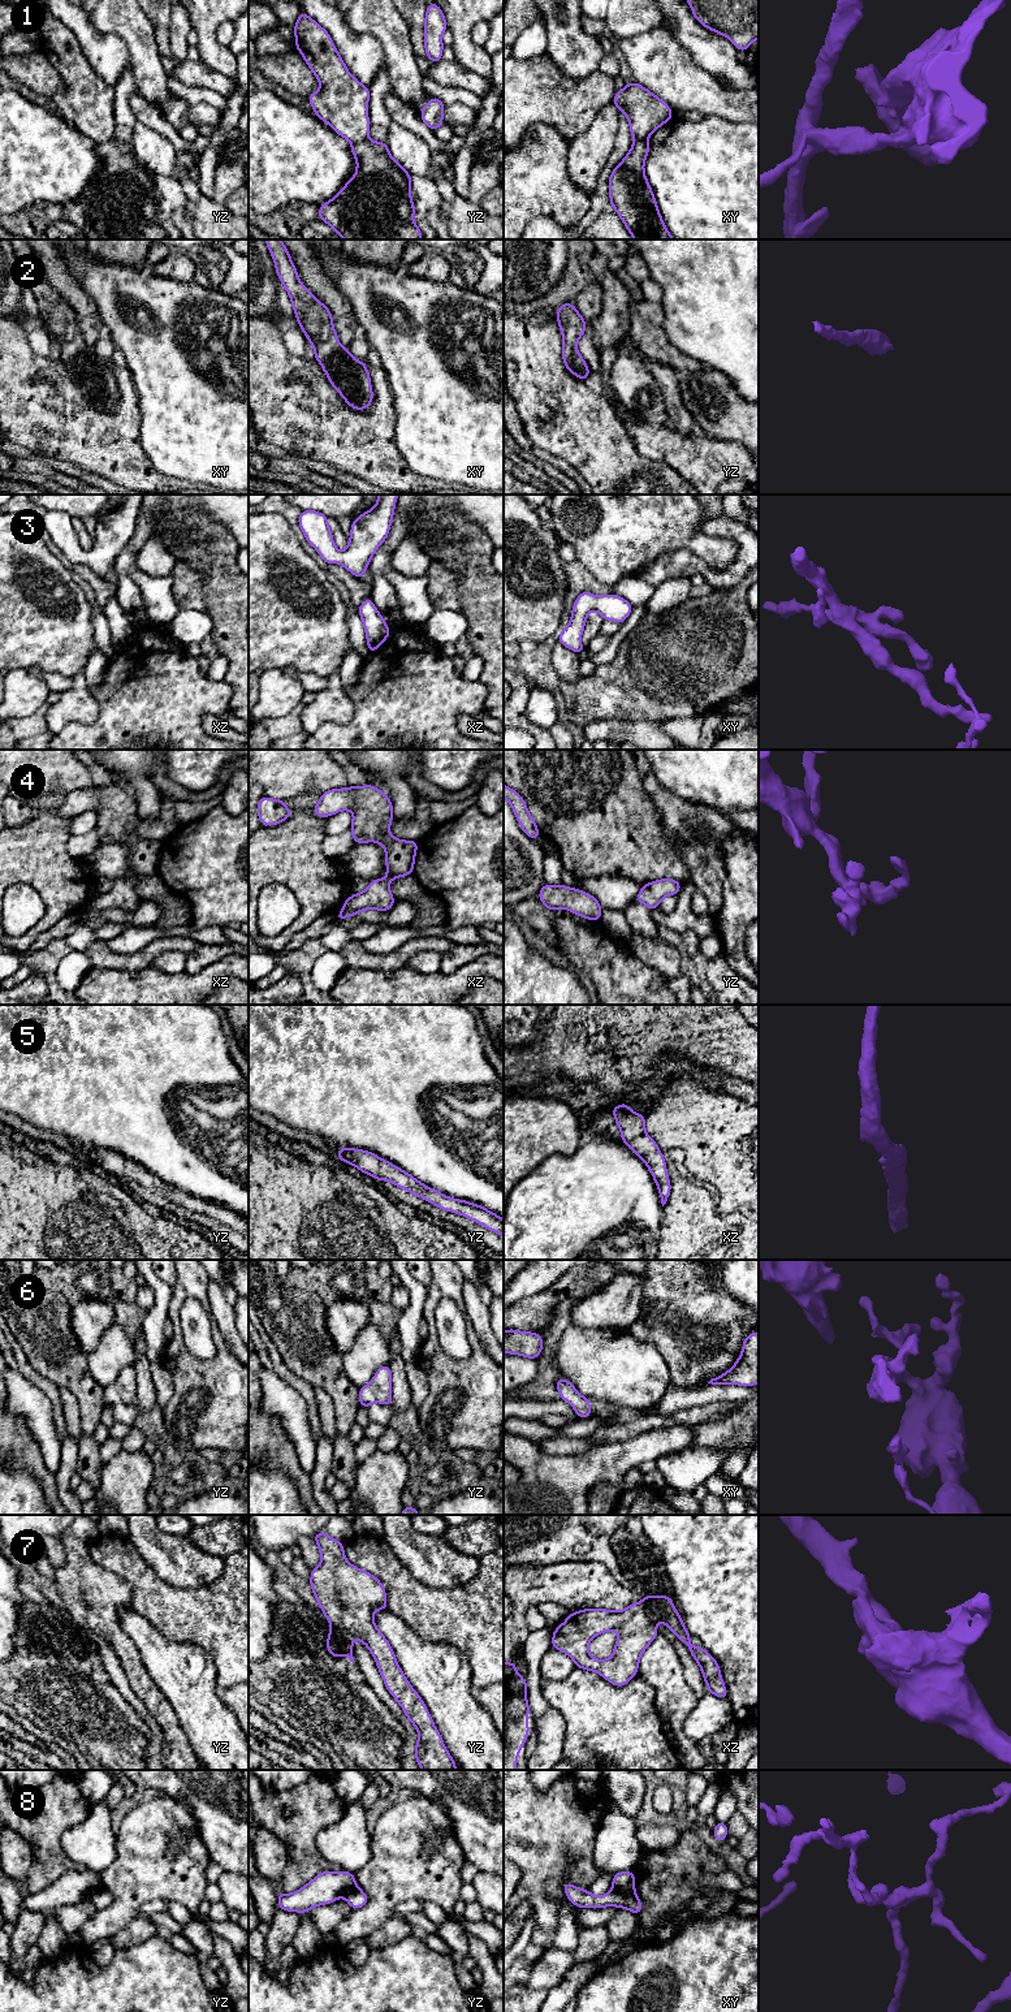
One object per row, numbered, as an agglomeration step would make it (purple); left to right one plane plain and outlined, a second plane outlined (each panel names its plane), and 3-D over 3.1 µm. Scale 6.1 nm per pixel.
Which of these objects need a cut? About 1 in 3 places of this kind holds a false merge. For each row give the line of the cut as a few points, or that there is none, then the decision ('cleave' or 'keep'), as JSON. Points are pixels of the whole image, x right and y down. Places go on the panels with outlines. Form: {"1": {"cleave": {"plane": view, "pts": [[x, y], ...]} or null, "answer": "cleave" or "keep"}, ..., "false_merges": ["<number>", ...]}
{"1": {"cleave": {"plane": "yz", "pts": [[368, 138], [351, 143]]}, "answer": "cleave"}, "2": {"cleave": null, "answer": "keep"}, "3": {"cleave": null, "answer": "keep"}, "4": {"cleave": null, "answer": "keep"}, "5": {"cleave": null, "answer": "keep"}, "6": {"cleave": null, "answer": "keep"}, "7": {"cleave": {"plane": "yz", "pts": [[332, 1627], [349, 1632], [354, 1637]]}, "answer": "cleave"}, "8": {"cleave": {"plane": "xy", "pts": [[612, 1889], [625, 1894], [634, 1891]]}, "answer": "cleave"}, "false_merges": ["1", "7", "8"]}

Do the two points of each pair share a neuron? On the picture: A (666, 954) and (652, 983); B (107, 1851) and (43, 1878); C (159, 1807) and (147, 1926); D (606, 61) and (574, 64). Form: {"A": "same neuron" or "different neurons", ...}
{"A": "different neurons", "B": "different neurons", "C": "different neurons", "D": "different neurons"}

